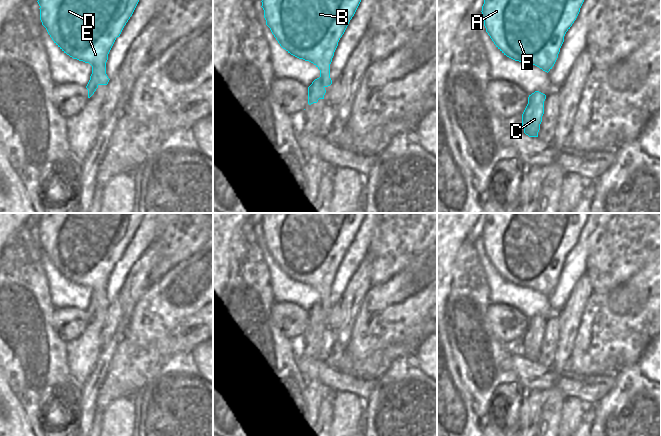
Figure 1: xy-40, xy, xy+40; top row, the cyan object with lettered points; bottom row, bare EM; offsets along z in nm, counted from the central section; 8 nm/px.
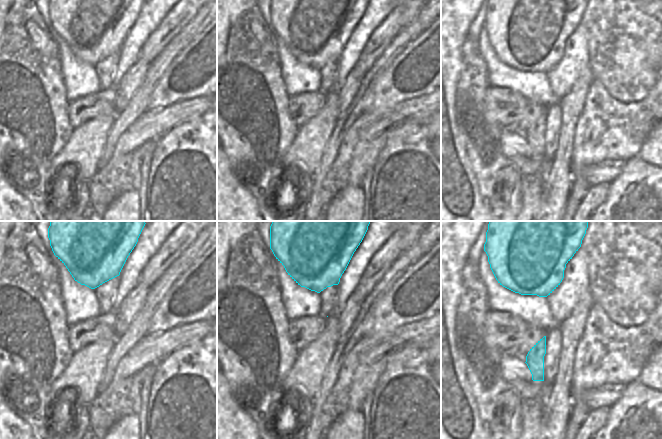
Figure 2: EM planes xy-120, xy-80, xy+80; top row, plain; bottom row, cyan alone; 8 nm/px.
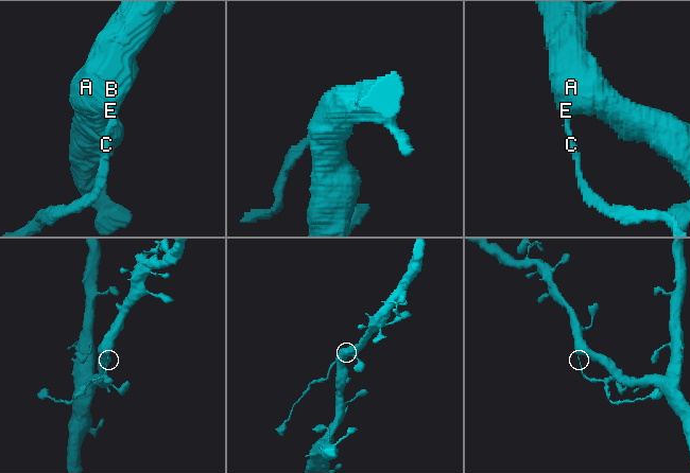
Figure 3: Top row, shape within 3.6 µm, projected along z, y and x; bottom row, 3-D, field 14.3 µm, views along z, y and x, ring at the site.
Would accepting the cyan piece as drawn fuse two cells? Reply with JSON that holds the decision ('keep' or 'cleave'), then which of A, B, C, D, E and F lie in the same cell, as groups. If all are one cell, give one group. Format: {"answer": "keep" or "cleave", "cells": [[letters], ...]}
{"answer": "cleave", "cells": [["A", "B", "D", "E", "F"], ["C"]]}

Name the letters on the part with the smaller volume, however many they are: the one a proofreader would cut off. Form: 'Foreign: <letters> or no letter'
Foreign: C

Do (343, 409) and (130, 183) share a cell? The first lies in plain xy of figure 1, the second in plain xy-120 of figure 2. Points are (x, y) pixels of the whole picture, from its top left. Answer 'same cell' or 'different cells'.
different cells

